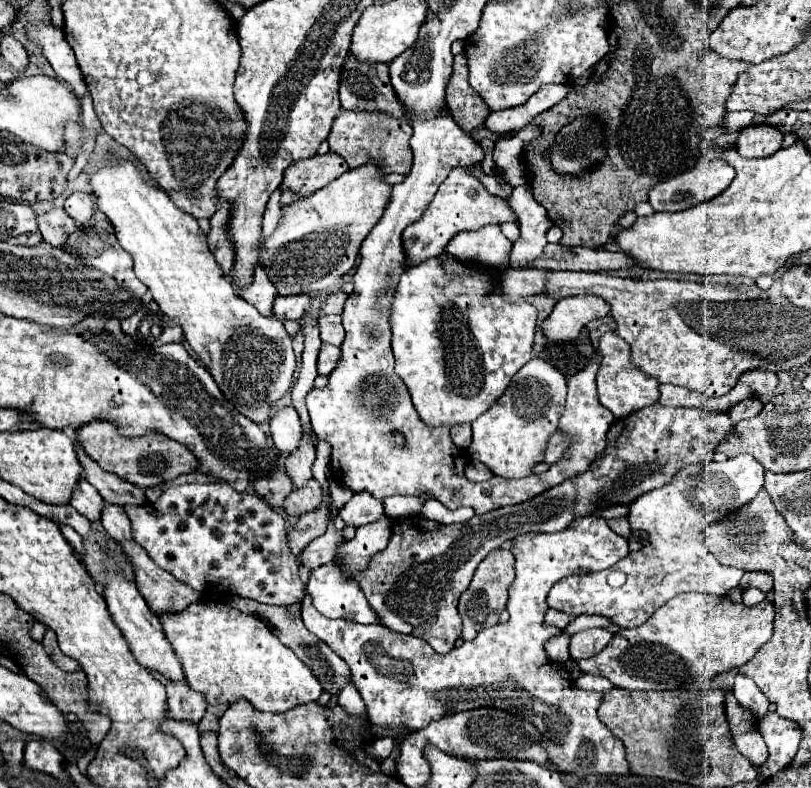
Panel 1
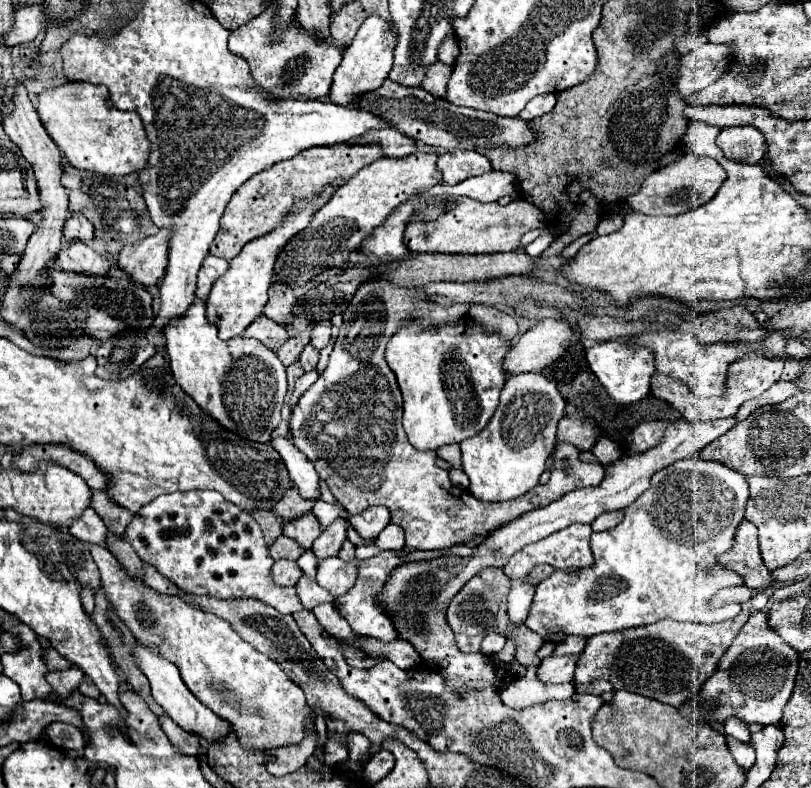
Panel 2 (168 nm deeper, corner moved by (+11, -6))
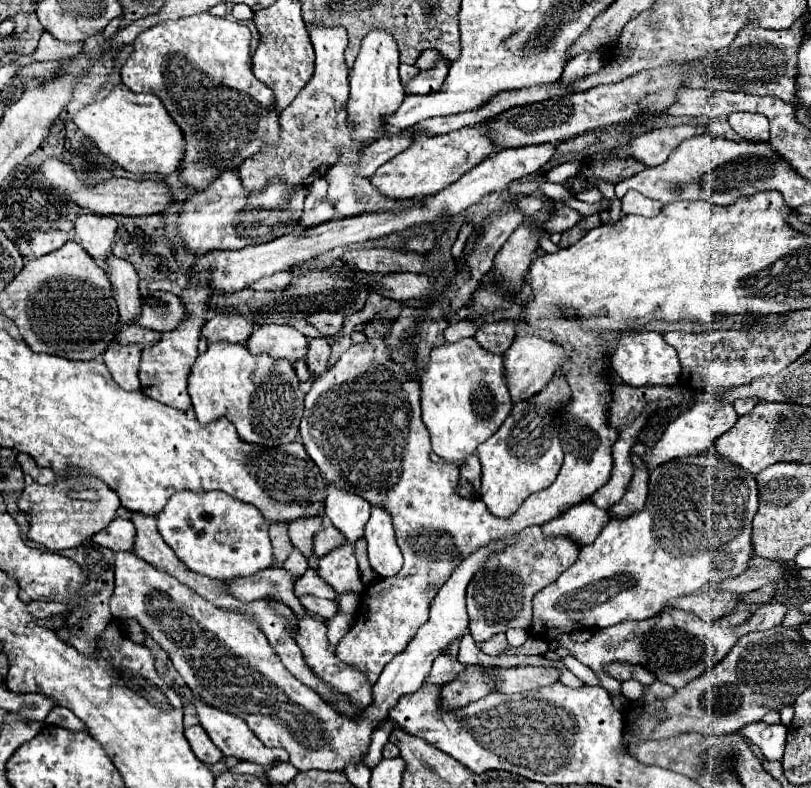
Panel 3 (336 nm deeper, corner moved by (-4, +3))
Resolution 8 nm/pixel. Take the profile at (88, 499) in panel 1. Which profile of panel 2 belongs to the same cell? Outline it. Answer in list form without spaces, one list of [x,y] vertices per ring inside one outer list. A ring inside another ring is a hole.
[[[86,508],[82,512],[82,516],[70,524],[70,534],[76,536],[78,540],[86,540],[92,544],[96,542],[96,544],[104,546],[104,538],[108,534],[108,528],[100,520],[100,516],[94,512],[94,508]]]

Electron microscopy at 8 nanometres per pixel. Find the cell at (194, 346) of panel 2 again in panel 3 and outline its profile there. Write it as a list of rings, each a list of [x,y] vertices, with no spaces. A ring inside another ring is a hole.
[[[213,343],[207,347],[203,355],[197,357],[193,371],[189,375],[189,395],[193,399],[193,409],[197,421],[205,427],[221,417],[229,419],[239,437],[247,443],[263,445],[263,447],[279,447],[293,443],[299,433],[299,421],[303,417],[303,393],[299,391],[299,379],[287,361],[275,363],[269,355],[251,355],[245,345],[233,343]]]

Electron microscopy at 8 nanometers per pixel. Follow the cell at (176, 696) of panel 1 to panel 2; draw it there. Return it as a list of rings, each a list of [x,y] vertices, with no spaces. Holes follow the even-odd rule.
[[[164,714],[158,718],[160,720],[160,726],[162,730],[166,732],[166,736],[170,738],[170,742],[182,752],[182,754],[192,754],[196,756],[198,754],[198,736],[194,732],[188,732],[184,730],[182,726],[176,726],[176,722]]]

